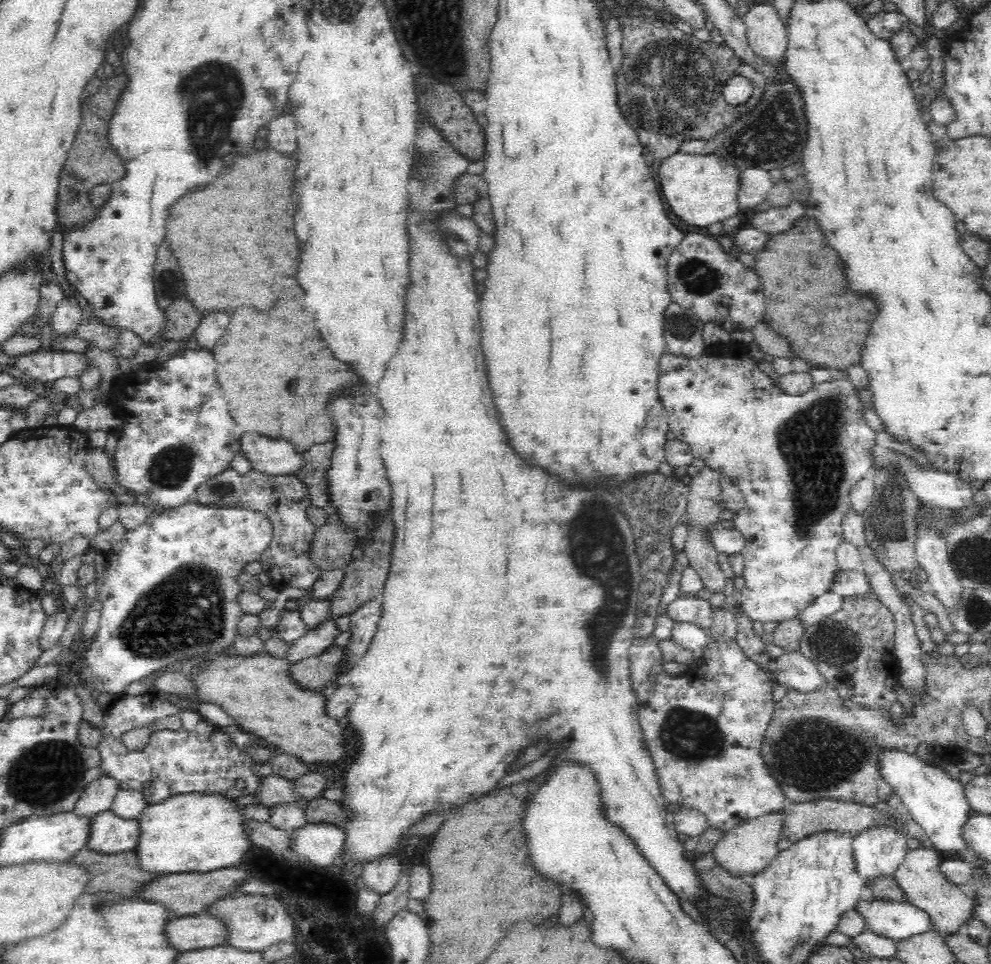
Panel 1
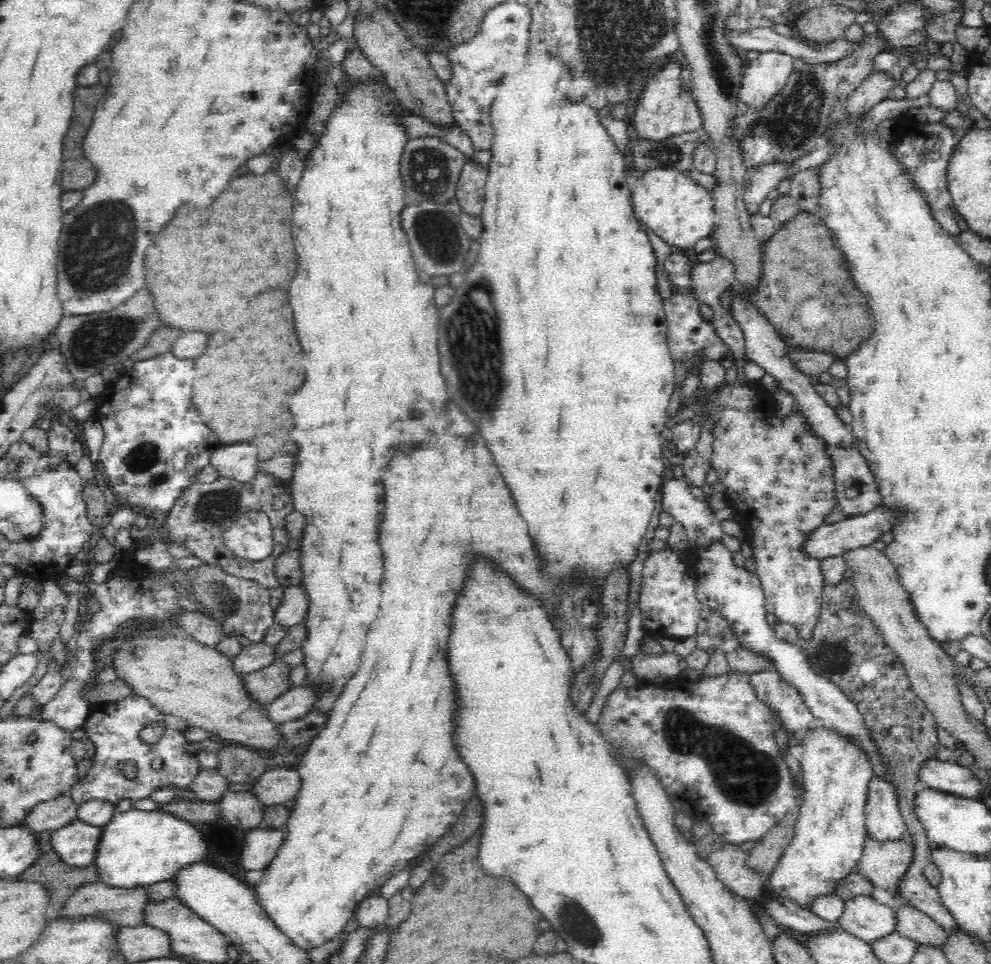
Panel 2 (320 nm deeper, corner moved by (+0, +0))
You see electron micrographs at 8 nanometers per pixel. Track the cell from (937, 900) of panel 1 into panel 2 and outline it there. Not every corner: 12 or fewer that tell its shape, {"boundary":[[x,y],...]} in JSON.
{"boundary":[[866,836],[857,872],[901,896],[912,843]]}

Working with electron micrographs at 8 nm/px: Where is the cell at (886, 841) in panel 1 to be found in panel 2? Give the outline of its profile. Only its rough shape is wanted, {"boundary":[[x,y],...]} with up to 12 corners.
{"boundary":[[874,776],[863,812],[867,838],[902,840],[897,788]]}

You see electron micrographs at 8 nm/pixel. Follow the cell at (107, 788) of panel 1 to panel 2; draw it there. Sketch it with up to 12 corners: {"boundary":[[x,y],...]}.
{"boundary":[[70,794],[36,804],[24,826],[48,832],[78,819]]}

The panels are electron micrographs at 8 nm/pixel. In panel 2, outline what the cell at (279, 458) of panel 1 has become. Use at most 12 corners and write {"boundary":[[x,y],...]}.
{"boundary":[[252,444],[224,446],[210,463],[220,476],[252,481],[260,454]]}

